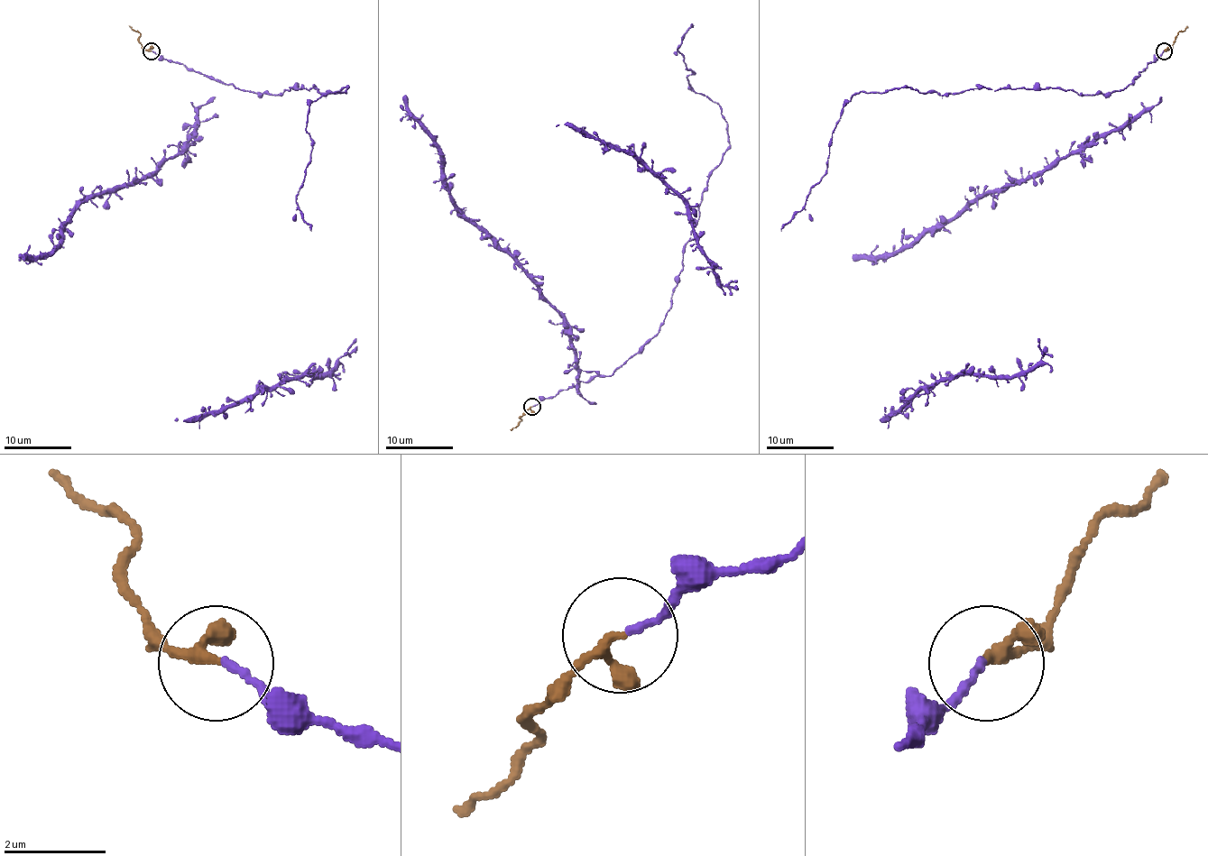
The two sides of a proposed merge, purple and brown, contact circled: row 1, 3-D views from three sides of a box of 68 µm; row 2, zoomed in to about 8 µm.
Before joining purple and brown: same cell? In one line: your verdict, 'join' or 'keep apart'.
join

